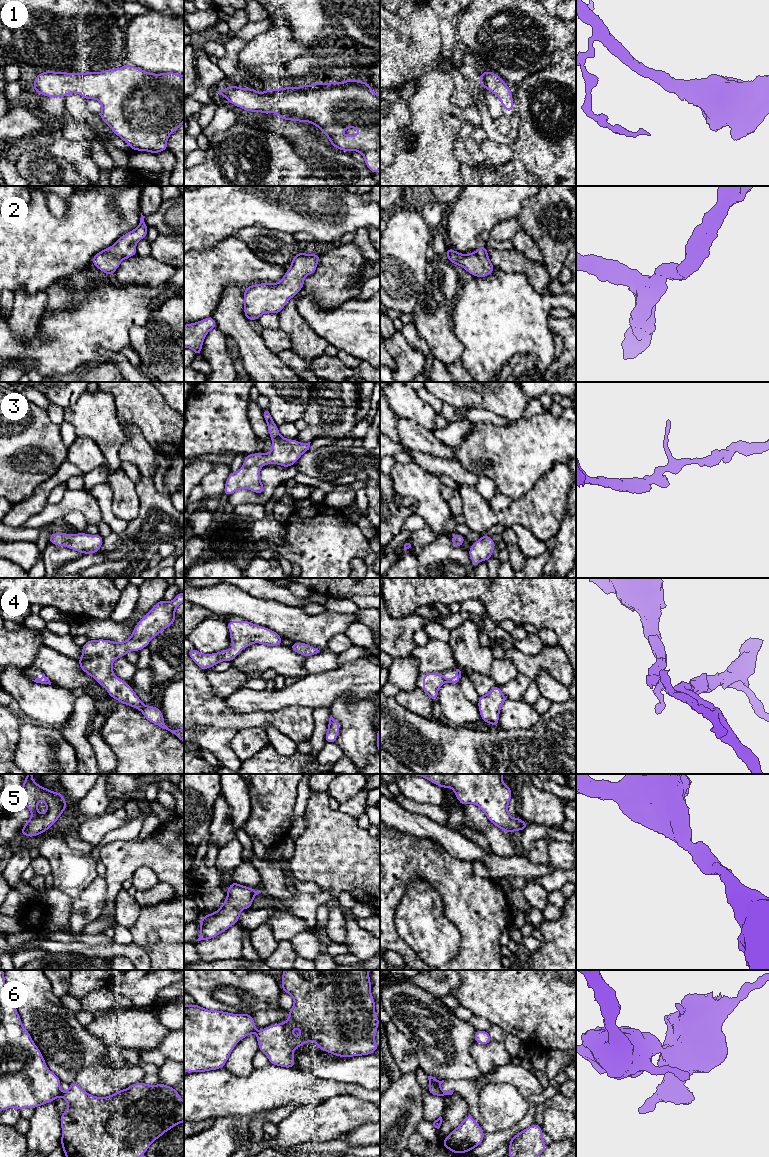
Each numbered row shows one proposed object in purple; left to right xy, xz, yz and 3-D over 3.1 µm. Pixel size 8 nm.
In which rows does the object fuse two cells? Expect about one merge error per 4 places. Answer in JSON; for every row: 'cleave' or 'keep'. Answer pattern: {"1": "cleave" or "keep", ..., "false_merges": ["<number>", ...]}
{"1": "keep", "2": "keep", "3": "keep", "4": "keep", "5": "keep", "6": "cleave", "false_merges": ["6"]}

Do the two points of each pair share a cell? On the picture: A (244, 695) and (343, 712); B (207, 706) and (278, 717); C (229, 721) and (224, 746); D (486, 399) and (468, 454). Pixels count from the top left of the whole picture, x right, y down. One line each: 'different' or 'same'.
A: different
B: same
C: different
D: different

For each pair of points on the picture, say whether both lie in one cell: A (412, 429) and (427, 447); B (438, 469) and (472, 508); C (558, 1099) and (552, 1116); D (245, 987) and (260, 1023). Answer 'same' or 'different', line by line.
A: same
B: different
C: different
D: different

